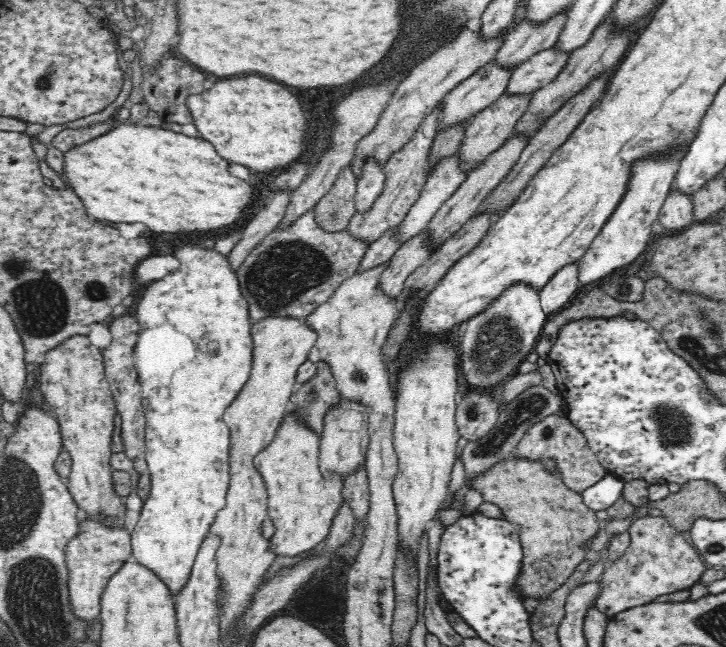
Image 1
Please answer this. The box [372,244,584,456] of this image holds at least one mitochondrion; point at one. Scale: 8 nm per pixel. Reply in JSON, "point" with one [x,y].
{"point":[500,340]}

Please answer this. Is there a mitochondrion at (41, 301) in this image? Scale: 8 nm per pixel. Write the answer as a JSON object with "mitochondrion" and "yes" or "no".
{"mitochondrion":"yes"}

